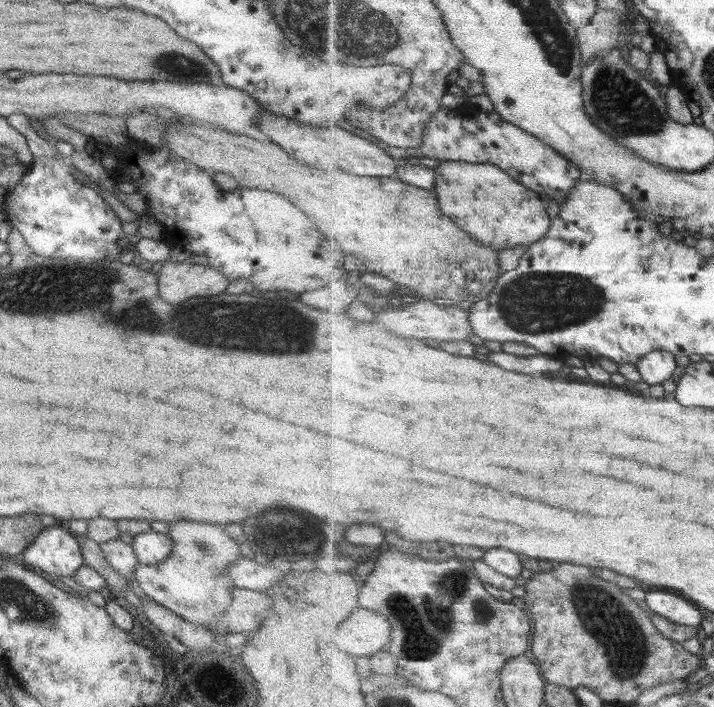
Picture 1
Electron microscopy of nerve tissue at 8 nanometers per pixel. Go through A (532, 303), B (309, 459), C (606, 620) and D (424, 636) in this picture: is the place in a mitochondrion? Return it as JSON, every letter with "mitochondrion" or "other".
{"A":"mitochondrion","B":"other","C":"mitochondrion","D":"mitochondrion"}

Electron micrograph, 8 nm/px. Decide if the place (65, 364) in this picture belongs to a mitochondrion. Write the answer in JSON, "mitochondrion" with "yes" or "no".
{"mitochondrion":"no"}

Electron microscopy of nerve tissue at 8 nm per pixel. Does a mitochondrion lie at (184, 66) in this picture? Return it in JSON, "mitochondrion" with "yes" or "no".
{"mitochondrion":"yes"}

